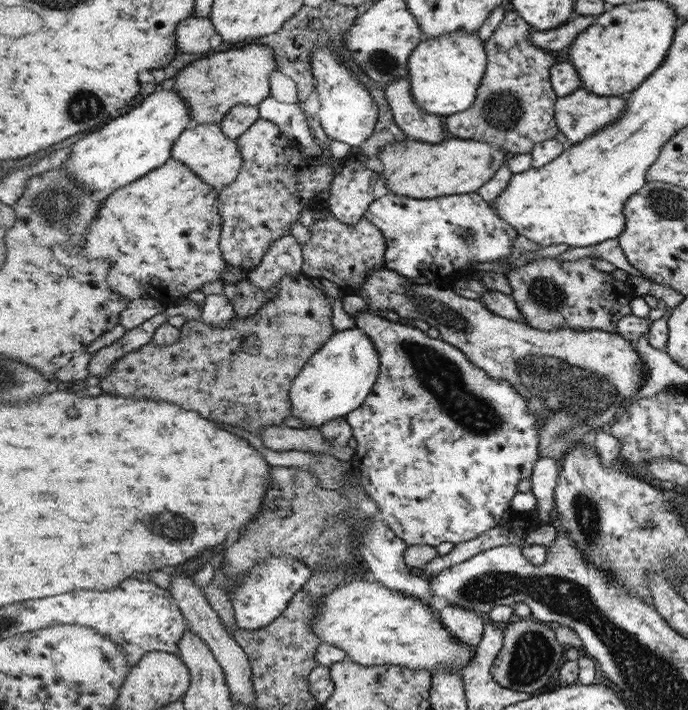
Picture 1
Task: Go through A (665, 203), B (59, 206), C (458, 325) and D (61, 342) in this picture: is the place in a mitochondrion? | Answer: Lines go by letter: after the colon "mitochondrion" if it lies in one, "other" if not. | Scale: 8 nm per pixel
A: mitochondrion
B: mitochondrion
C: mitochondrion
D: other

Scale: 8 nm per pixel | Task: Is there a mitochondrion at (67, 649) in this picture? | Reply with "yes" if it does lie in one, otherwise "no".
no

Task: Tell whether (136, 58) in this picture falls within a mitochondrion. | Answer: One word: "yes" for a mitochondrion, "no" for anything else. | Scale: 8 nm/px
no

